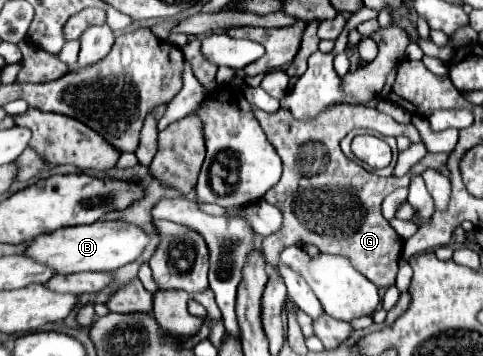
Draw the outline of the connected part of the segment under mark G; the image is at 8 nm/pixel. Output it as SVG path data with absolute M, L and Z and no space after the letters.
M364 104L326 106L322 114L308 122L296 120L292 112L284 108L274 114L262 112L258 108L254 108L254 112L258 114L268 140L276 146L276 152L284 164L280 182L264 194L264 200L278 206L284 218L282 228L262 240L262 254L266 262L274 266L274 262L278 262L280 250L304 240L316 244L320 252L346 256L352 266L378 288L394 286L402 242L394 228L386 222L386 218L382 218L380 204L390 192L408 186L412 176L422 174L426 168L440 168L442 164L446 164L450 152L426 154L418 164L412 166L412 170L404 178L380 178L374 172L368 172L356 162L348 160L340 150L340 140L350 130L361 128L383 136L403 135L411 142L420 142L419 132L411 123L400 124L388 114L382 114L376 108Z

